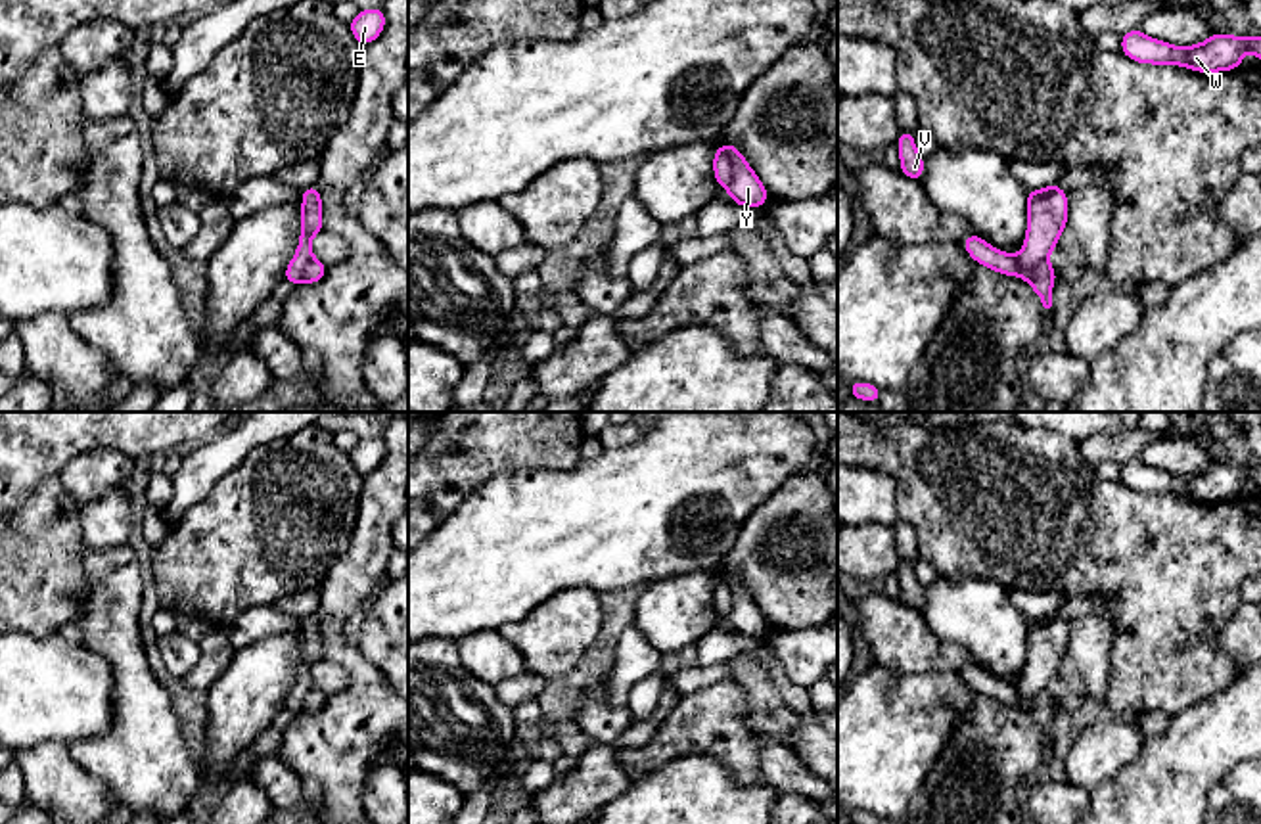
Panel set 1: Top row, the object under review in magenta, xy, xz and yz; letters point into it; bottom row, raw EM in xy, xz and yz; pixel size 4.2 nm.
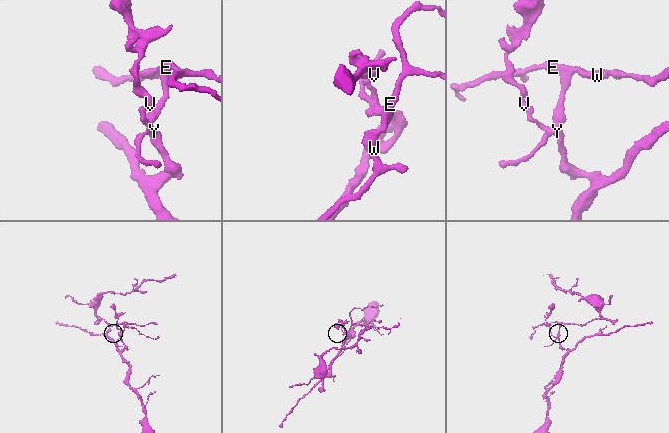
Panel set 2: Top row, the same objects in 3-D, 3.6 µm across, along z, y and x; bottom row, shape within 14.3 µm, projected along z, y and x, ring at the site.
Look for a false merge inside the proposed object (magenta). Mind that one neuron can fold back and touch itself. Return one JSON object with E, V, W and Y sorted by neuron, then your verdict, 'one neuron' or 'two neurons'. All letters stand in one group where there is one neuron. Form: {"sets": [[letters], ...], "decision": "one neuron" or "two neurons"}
{"sets": [["E", "W"], ["V", "Y"]], "decision": "two neurons"}

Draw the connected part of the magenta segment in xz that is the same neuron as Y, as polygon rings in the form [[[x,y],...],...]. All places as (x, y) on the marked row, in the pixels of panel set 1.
[[[724,144],[722,149],[732,159],[732,180],[726,186],[732,203],[761,209],[770,194],[734,144]]]

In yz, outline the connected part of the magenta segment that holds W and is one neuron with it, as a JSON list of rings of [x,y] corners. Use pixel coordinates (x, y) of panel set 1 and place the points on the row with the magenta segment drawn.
[[[1140,29],[1121,34],[1121,54],[1129,59],[1146,65],[1182,65],[1196,73],[1219,73],[1242,67],[1246,52],[1253,52],[1261,61],[1261,34],[1240,38],[1230,33],[1211,33],[1205,42],[1184,48],[1150,38]]]

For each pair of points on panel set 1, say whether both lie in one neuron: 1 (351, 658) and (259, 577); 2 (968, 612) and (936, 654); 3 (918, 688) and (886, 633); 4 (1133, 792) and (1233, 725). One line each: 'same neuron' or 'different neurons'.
1: different neurons
2: different neurons
3: different neurons
4: same neuron

